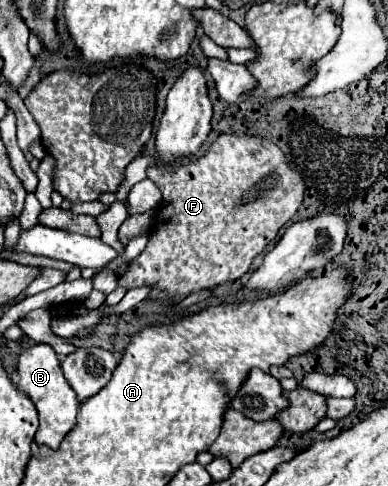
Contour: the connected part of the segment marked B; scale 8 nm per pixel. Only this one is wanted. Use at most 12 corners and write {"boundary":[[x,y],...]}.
{"boundary":[[49,345],[19,355],[17,387],[39,413],[37,445],[57,451],[79,411]]}

